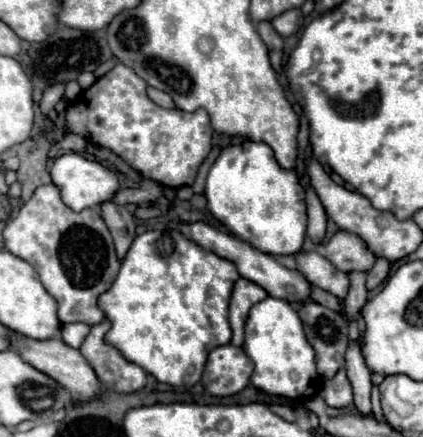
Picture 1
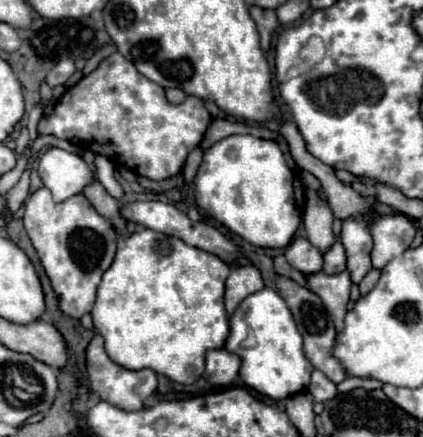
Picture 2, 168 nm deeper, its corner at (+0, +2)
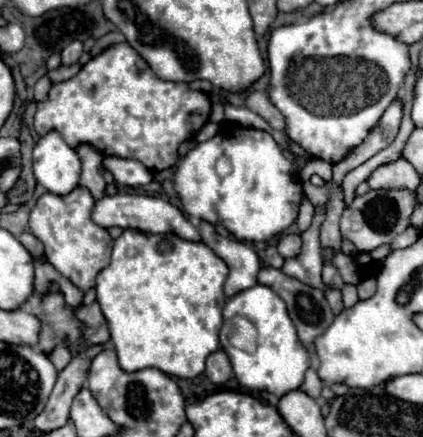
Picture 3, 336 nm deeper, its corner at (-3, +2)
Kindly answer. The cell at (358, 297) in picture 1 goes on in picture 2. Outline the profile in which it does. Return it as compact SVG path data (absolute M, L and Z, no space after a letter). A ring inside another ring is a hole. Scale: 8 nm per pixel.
M369 218L345 220L341 230L341 242L347 250L347 270L351 274L351 282L359 284L363 276L371 270L369 252L373 246L373 238L369 234Z

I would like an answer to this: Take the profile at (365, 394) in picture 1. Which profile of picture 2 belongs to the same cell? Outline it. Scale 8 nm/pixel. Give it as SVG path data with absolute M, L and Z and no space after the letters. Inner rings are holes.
M343 270L339 274L313 274L307 276L309 288L325 302L325 308L329 310L329 316L333 318L337 330L341 332L345 326L345 314L347 314L347 304L349 304L349 272Z

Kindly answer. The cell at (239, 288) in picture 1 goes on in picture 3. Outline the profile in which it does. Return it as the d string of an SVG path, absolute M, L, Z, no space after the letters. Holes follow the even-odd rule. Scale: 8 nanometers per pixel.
M200 222L198 232L200 232L202 242L208 248L212 248L230 268L228 280L224 284L224 294L228 298L238 294L240 290L252 288L256 284L256 274L260 270L260 260L258 260L258 254L250 246L246 246L240 240L220 236L210 222Z

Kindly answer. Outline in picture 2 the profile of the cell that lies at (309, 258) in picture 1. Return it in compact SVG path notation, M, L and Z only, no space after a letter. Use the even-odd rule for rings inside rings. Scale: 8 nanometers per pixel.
M295 238L285 250L285 258L305 276L323 272L323 252L315 248L307 238Z

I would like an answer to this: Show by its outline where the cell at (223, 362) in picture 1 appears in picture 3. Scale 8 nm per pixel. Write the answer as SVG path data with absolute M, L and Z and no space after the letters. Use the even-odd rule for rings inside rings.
M216 350L206 358L206 376L214 384L224 384L226 380L232 378L232 366L230 366L224 350Z

